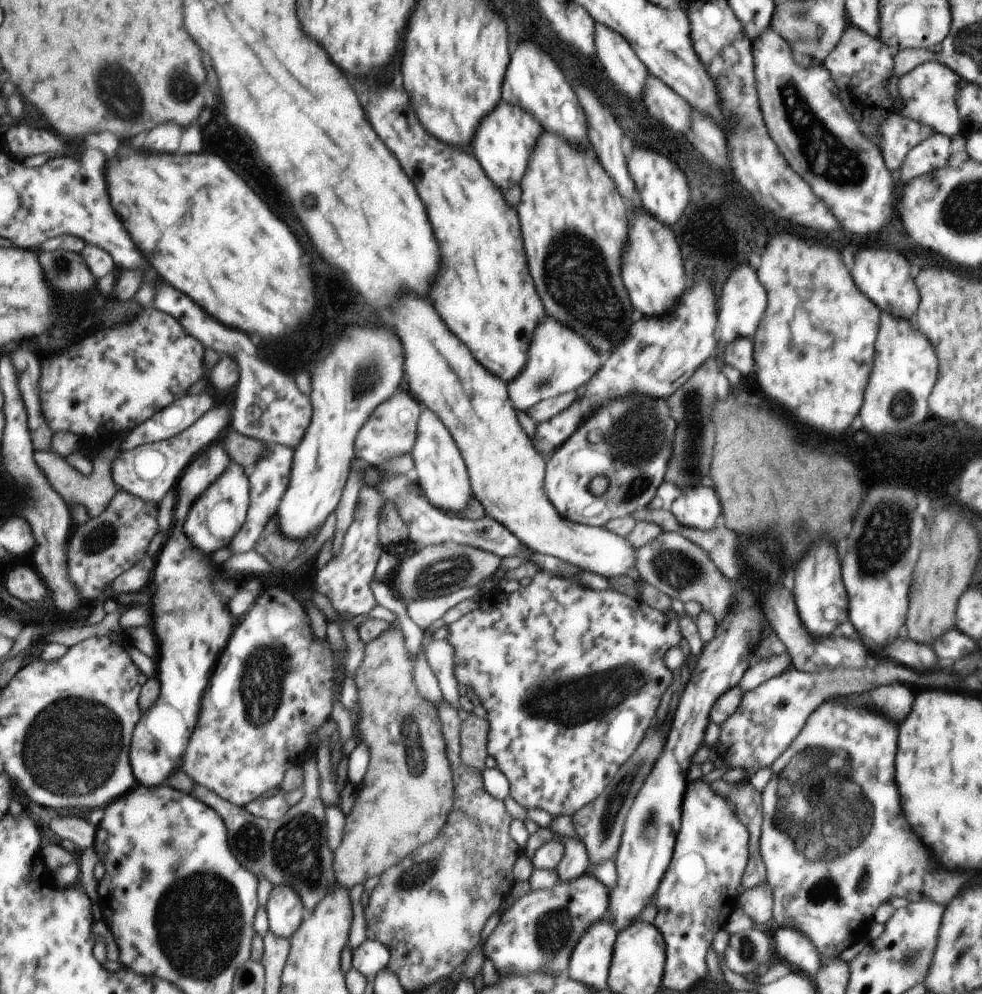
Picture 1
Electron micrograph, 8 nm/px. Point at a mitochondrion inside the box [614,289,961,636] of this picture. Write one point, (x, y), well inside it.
(884, 537)

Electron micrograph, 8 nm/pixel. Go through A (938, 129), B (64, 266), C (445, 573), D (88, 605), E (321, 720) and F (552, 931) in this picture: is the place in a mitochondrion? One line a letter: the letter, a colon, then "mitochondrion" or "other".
A: other
B: mitochondrion
C: mitochondrion
D: other
E: other
F: mitochondrion

